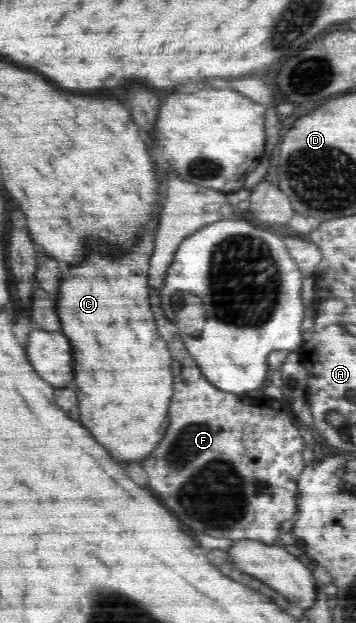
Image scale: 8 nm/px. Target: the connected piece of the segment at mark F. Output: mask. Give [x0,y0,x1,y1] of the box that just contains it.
[144,366,304,544]

